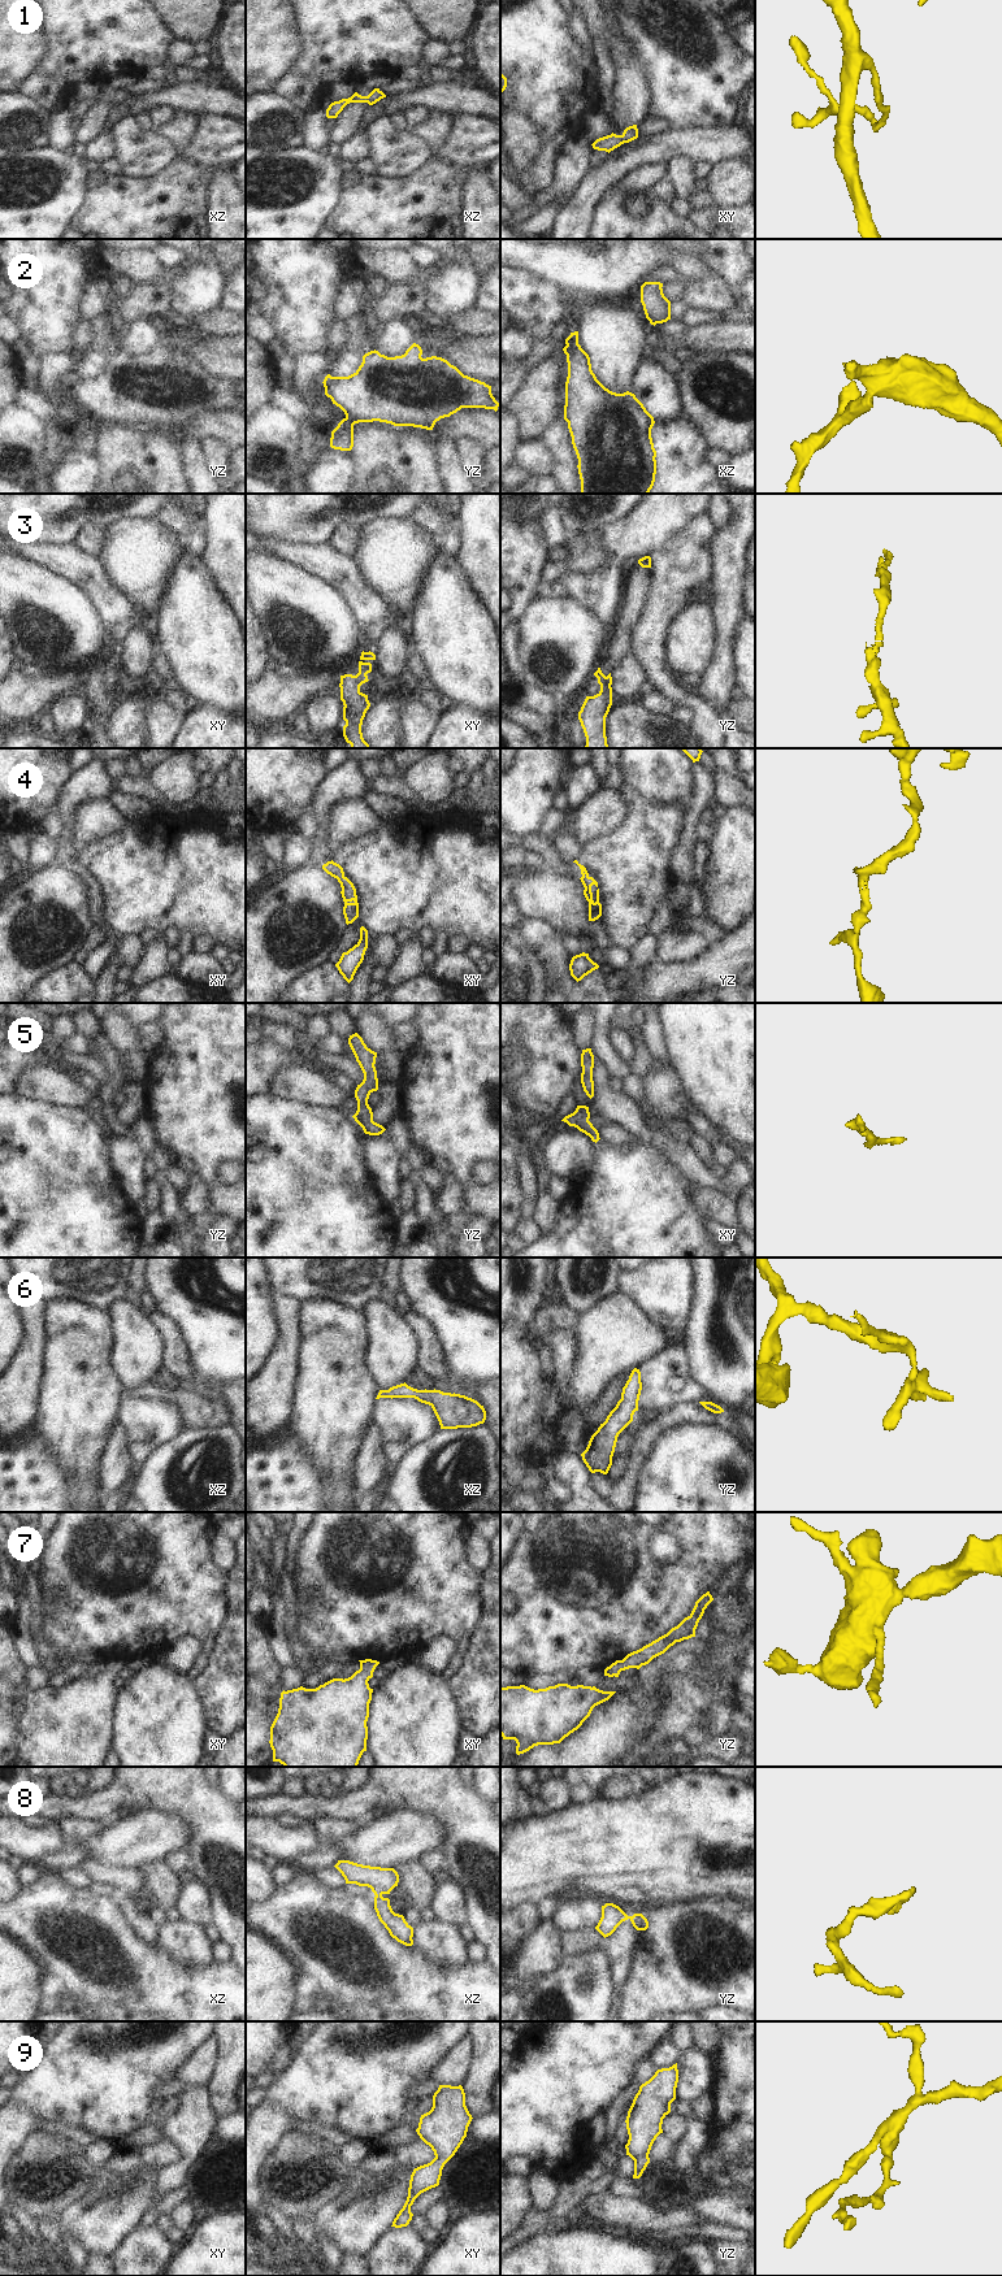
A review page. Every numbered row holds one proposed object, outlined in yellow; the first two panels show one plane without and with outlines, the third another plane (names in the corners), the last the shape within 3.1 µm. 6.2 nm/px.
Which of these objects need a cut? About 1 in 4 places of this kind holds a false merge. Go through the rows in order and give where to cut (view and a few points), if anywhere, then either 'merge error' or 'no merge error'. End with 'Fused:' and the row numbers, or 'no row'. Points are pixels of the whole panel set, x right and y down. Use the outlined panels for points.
1: no cut | no merge error
2: xz (577, 342), (567, 344) | merge error
3: xy (356, 674), (359, 686) | merge error
4: no cut | no merge error
5: no cut | no merge error
6: no cut | no merge error
7: no cut | no merge error
8: no cut | no merge error
9: no cut | no merge error
Fused: 2, 3

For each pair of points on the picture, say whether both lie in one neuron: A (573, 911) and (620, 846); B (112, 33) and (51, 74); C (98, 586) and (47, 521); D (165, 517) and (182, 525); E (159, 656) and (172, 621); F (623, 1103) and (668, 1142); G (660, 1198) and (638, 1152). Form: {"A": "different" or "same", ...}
{"A": "different", "B": "same", "C": "different", "D": "same", "E": "different", "F": "same", "G": "same"}

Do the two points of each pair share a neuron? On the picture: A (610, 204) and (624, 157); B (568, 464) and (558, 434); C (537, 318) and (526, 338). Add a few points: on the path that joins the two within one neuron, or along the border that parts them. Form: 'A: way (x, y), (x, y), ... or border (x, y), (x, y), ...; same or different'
A: border (608, 190), (595, 205), (593, 216); different
B: way (565, 456), (560, 442); same
C: border (516, 324), (526, 328), (536, 337); different

